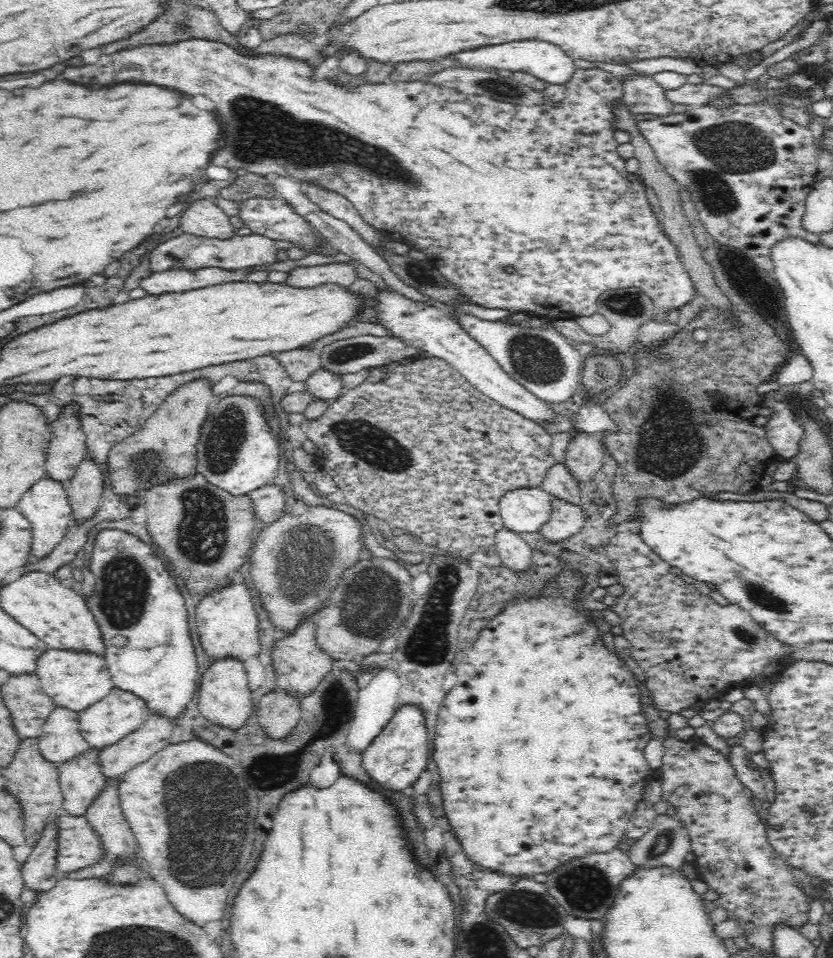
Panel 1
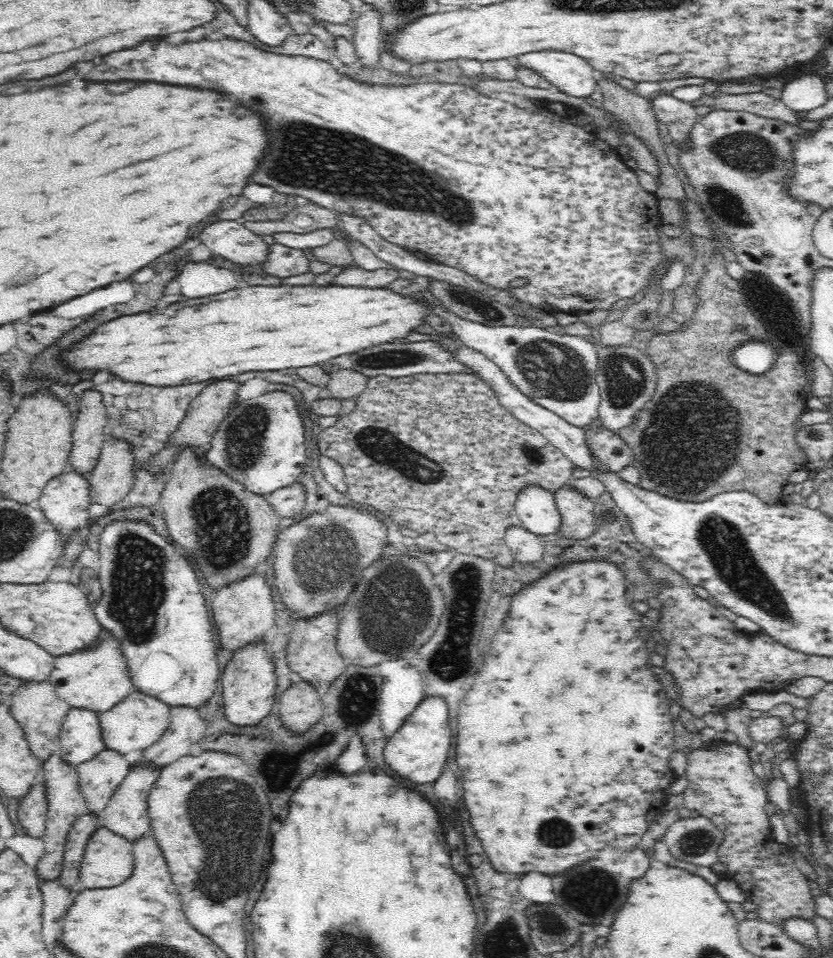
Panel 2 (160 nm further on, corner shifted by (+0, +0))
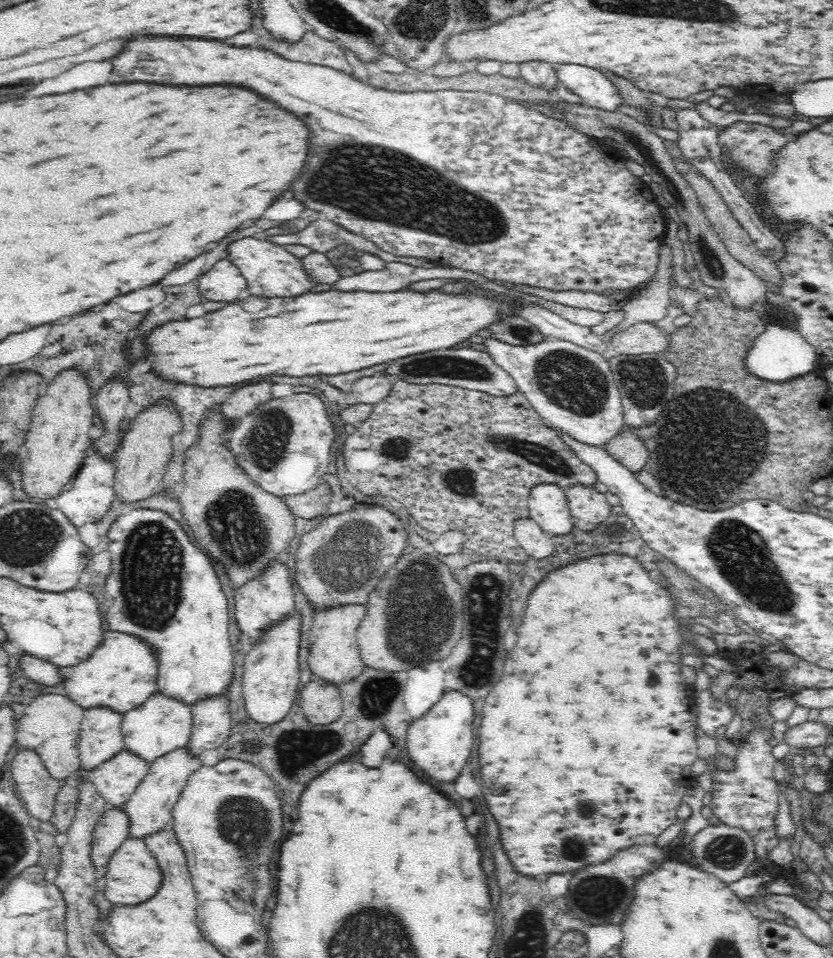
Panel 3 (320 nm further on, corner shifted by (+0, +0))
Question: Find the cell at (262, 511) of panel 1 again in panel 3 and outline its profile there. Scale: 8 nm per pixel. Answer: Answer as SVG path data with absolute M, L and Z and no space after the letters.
M318 486L302 494L282 497L282 503L286 504L292 516L303 519L328 515L328 500L330 500L330 492L326 486Z

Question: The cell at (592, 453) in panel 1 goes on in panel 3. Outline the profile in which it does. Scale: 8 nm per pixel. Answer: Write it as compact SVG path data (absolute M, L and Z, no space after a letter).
M630 429L610 437L602 447L616 462L634 474L643 470L648 460L642 441Z

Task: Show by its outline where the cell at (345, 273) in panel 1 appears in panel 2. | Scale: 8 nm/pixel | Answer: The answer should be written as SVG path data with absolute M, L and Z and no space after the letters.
M360 267L344 268L330 280L330 285L384 288L386 284L390 284L390 281L394 282L398 278L400 278L400 273L395 268L377 268L374 270Z

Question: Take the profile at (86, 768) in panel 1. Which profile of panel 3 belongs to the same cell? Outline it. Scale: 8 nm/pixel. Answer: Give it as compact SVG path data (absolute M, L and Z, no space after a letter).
M124 749L108 760L105 760L101 765L85 771L85 778L88 778L88 781L94 785L99 795L111 808L118 809L130 796L130 793L133 793L140 780L146 778L148 767L149 763L146 760Z

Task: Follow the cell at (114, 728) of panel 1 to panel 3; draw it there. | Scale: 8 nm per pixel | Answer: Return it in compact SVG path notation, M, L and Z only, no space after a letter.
M160 693L149 696L141 705L121 713L119 729L123 748L151 763L162 754L182 749L189 737L190 704L178 702Z

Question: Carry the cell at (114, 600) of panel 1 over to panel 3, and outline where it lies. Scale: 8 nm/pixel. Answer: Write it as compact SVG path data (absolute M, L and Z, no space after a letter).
M129 509L112 522L112 526L110 526L110 530L107 533L108 552L110 552L110 558L112 559L112 570L110 570L110 574L106 575L105 584L106 592L112 594L112 604L104 612L104 620L106 620L106 624L108 624L108 628L111 631L130 634L149 646L155 658L154 684L158 693L178 702L191 705L192 703L197 703L206 698L216 697L223 692L227 692L227 688L234 678L234 668L232 647L229 640L230 607L228 607L228 599L223 593L215 568L212 570L212 566L210 566L208 556L202 554L198 548L194 548L188 542L186 534L184 534L184 530L180 526L182 524L178 522L178 518L168 517L162 512L147 509Z

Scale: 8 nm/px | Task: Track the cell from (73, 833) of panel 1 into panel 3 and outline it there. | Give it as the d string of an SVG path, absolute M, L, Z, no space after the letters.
M125 838L107 858L106 872L102 875L102 896L113 903L135 903L149 897L158 886L160 871L154 857L145 847L142 839Z

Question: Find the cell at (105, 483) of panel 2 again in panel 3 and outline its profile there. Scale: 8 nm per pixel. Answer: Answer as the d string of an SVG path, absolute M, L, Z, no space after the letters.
M169 402L147 407L136 418L125 422L122 440L110 458L114 465L112 491L116 501L134 504L156 494L162 482L161 476L165 469L163 464L171 457L169 436L173 435L180 425L179 416Z

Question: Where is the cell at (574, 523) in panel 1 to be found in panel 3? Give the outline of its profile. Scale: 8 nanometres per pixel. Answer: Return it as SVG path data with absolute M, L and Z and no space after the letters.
M573 485L564 489L567 510L574 528L584 533L594 530L611 515L612 507L606 496L586 485Z

